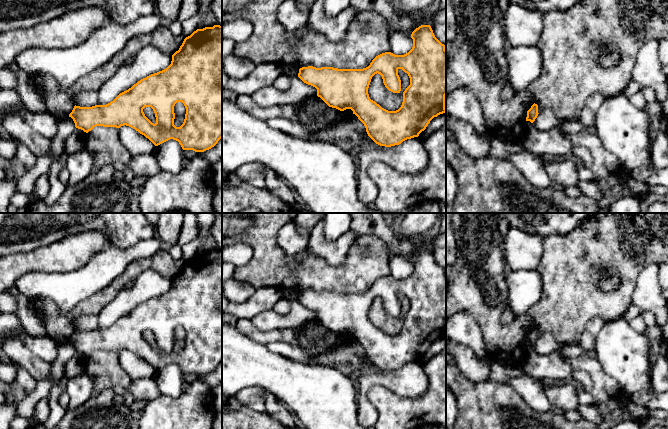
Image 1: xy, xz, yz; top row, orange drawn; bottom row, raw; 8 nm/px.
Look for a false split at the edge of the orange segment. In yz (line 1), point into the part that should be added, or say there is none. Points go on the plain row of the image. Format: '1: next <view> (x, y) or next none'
1: next none

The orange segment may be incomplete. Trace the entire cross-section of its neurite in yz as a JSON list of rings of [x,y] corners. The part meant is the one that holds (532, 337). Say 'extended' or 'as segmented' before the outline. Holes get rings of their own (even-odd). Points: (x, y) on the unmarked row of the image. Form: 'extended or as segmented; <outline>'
as segmented; [[[534,327],[531,330],[531,332],[527,335],[526,345],[530,345],[531,347],[533,347],[535,343],[537,342],[538,338],[539,338],[538,329]]]

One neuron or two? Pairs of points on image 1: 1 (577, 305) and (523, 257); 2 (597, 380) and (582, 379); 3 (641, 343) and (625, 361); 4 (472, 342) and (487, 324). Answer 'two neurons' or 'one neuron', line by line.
1: two neurons
2: two neurons
3: one neuron
4: two neurons

